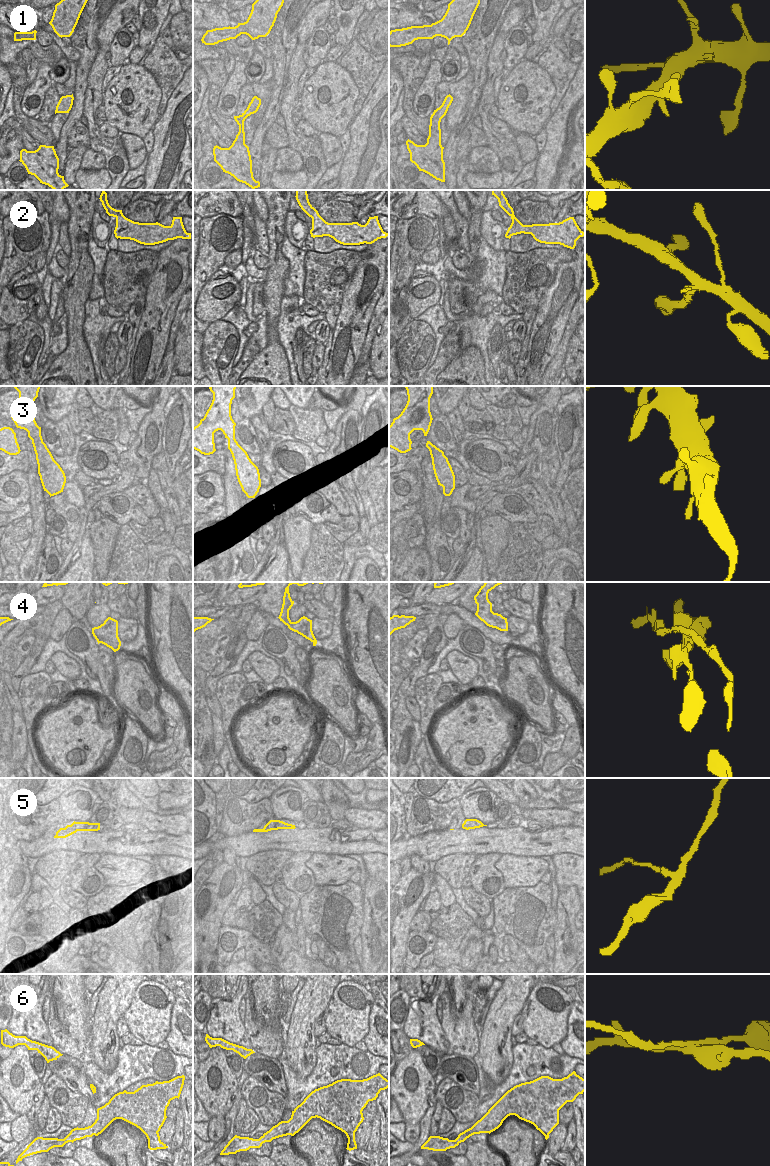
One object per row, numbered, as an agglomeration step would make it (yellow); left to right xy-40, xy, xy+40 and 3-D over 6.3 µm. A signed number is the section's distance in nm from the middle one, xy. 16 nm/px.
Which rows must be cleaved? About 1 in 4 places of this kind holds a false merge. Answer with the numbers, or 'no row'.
5, 6

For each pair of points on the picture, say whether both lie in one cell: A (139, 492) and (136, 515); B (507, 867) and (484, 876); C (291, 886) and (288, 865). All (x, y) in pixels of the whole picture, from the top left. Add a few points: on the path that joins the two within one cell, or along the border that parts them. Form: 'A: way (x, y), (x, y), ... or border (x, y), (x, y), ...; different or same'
A: border (122, 492), (136, 502), (150, 518); different
B: border (501, 855), (495, 866), (502, 873), (510, 887); different
C: way (291, 881), (290, 870); same

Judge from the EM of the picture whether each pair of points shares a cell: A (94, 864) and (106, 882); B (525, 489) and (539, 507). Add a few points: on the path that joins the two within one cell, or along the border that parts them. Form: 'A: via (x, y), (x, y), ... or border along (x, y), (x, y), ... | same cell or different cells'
A: via (96, 868), (96, 872), (102, 878) | same cell
B: via (526, 494), (534, 502) | same cell

